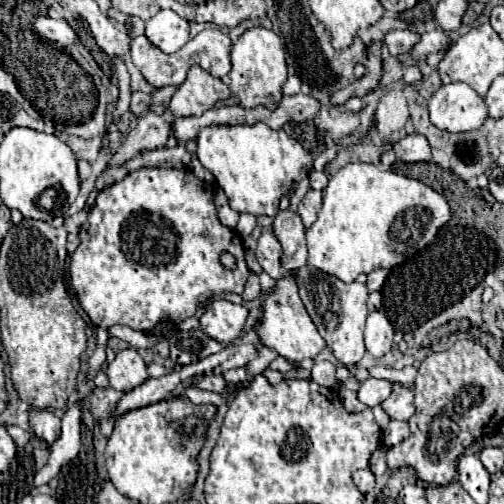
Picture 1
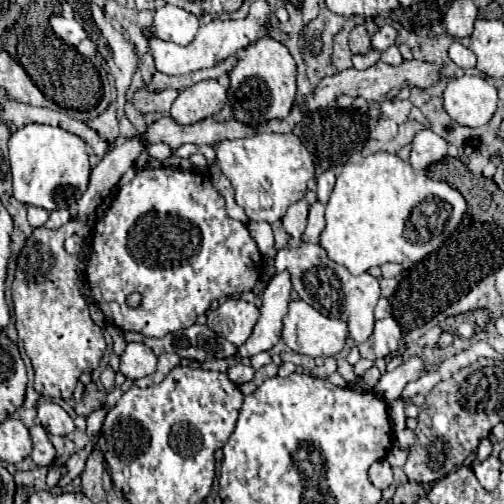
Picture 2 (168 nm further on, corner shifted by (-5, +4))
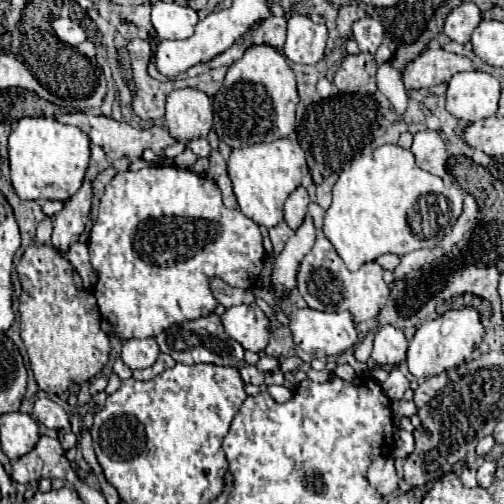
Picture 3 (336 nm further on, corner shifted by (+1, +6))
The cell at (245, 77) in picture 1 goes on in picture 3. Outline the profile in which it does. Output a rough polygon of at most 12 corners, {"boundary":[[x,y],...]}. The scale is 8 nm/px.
{"boundary":[[250,46],[214,96],[230,148],[294,132],[296,76]]}

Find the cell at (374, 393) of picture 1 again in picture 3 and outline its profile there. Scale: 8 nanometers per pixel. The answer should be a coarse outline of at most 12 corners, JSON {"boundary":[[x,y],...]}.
{"boundary":[[472,306],[424,322],[410,374],[436,376],[472,356],[486,328]]}

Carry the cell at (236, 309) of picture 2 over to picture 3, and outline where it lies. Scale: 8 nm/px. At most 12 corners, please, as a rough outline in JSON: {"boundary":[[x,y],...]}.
{"boundary":[[260,306],[222,314],[226,334],[244,350],[262,352],[272,326]]}

